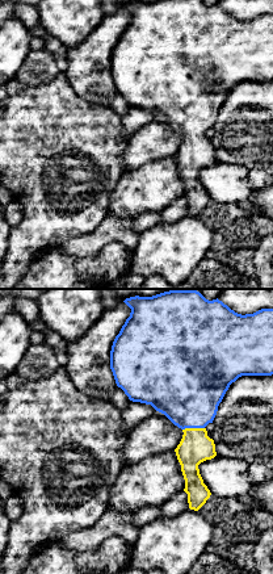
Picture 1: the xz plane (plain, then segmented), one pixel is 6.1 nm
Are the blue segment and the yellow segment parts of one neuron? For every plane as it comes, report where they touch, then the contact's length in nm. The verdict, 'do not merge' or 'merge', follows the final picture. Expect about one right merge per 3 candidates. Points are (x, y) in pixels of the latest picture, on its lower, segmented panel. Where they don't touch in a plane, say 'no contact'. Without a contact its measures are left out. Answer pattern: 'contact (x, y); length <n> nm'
contact (193, 427); length 140 nm

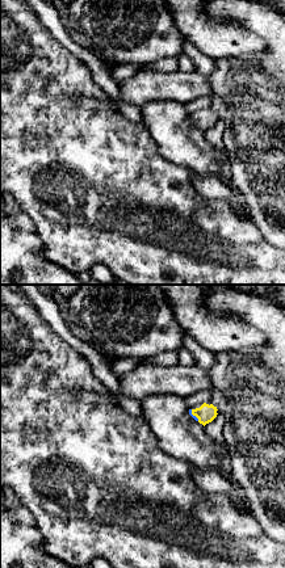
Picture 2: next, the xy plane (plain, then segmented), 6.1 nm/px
contact (192, 415); length 90 nm

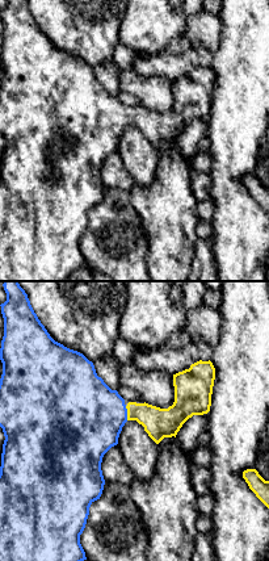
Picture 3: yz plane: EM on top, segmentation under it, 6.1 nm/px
contact (126, 413); length 90 nm

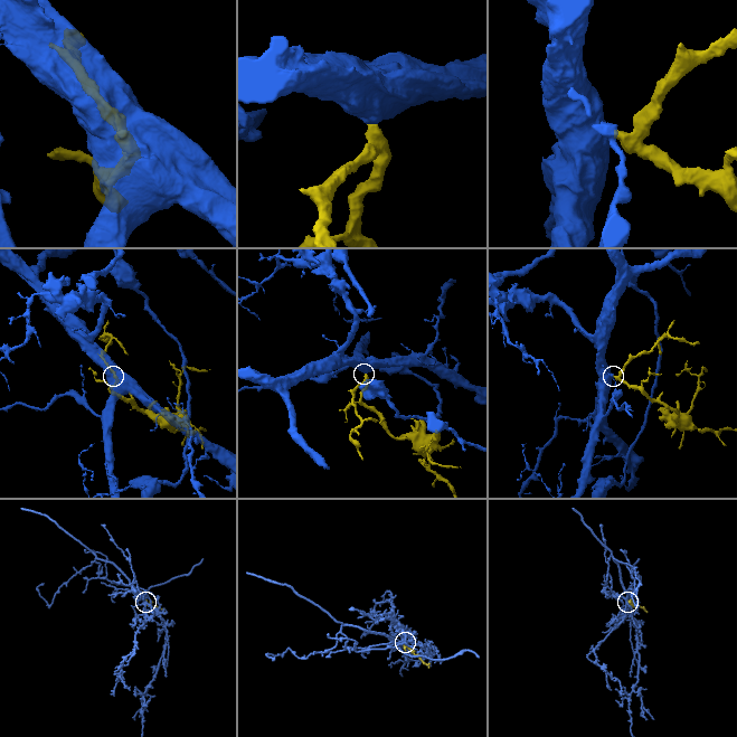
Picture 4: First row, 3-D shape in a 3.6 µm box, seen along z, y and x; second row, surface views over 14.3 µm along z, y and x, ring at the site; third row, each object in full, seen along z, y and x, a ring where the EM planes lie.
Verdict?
merge

